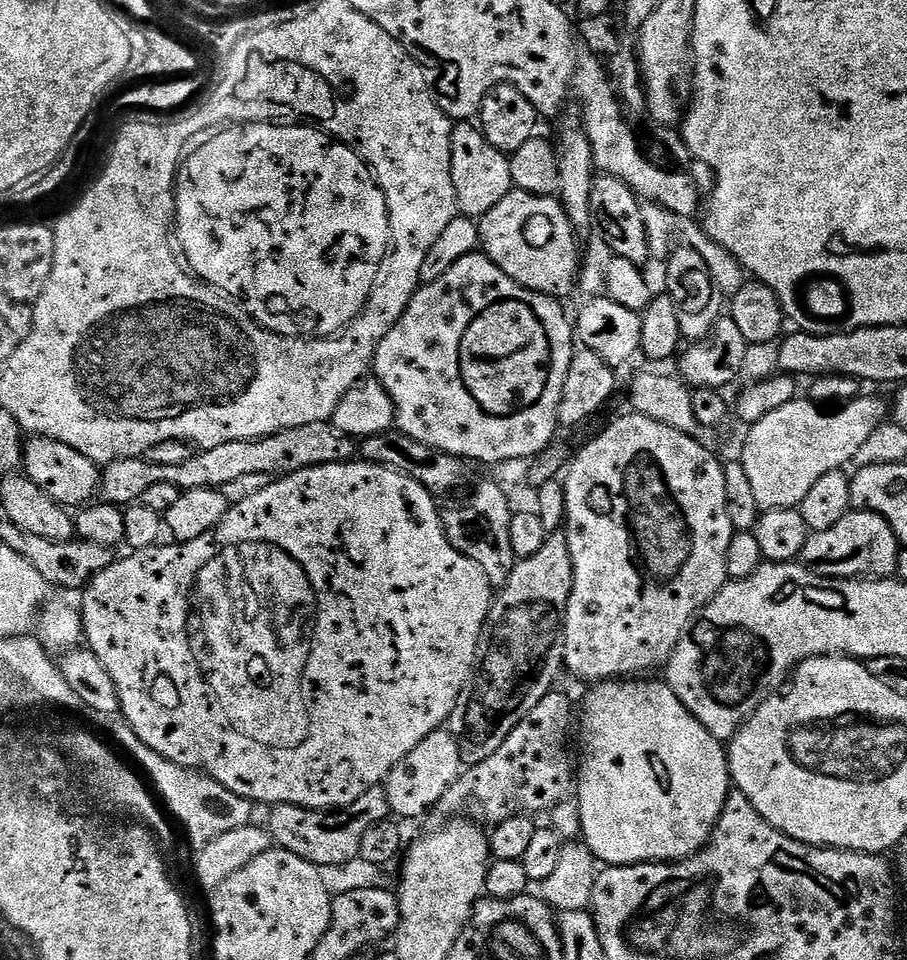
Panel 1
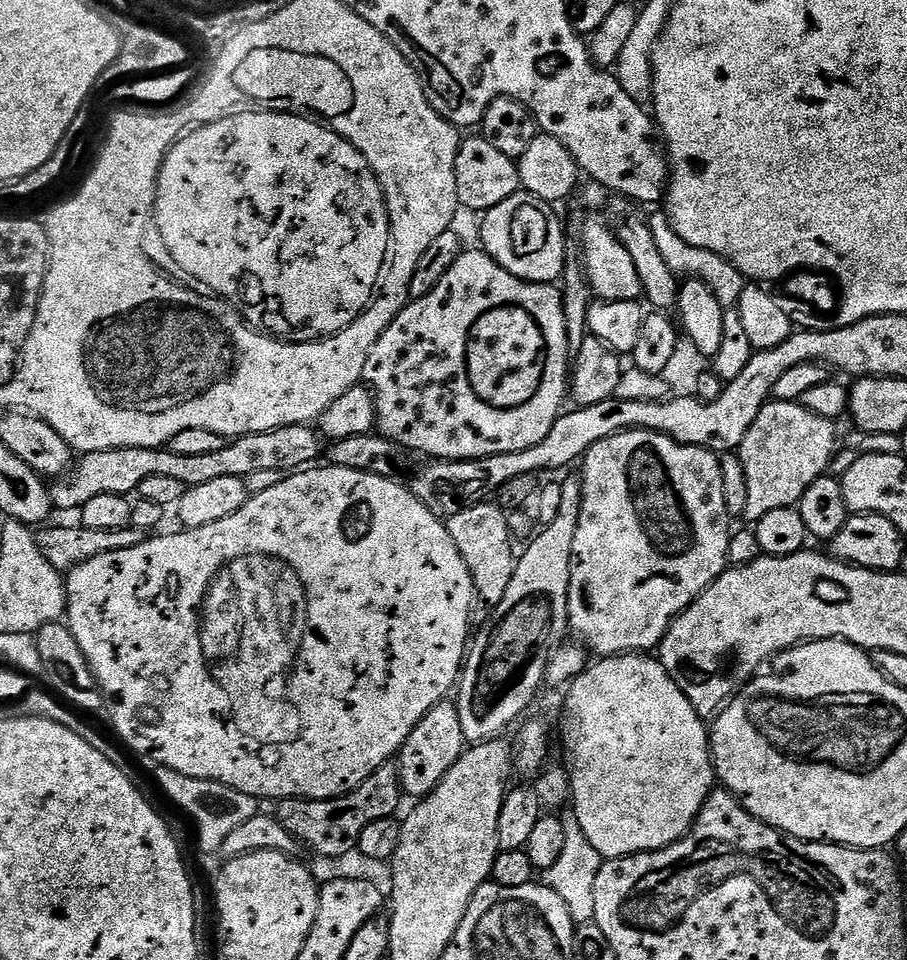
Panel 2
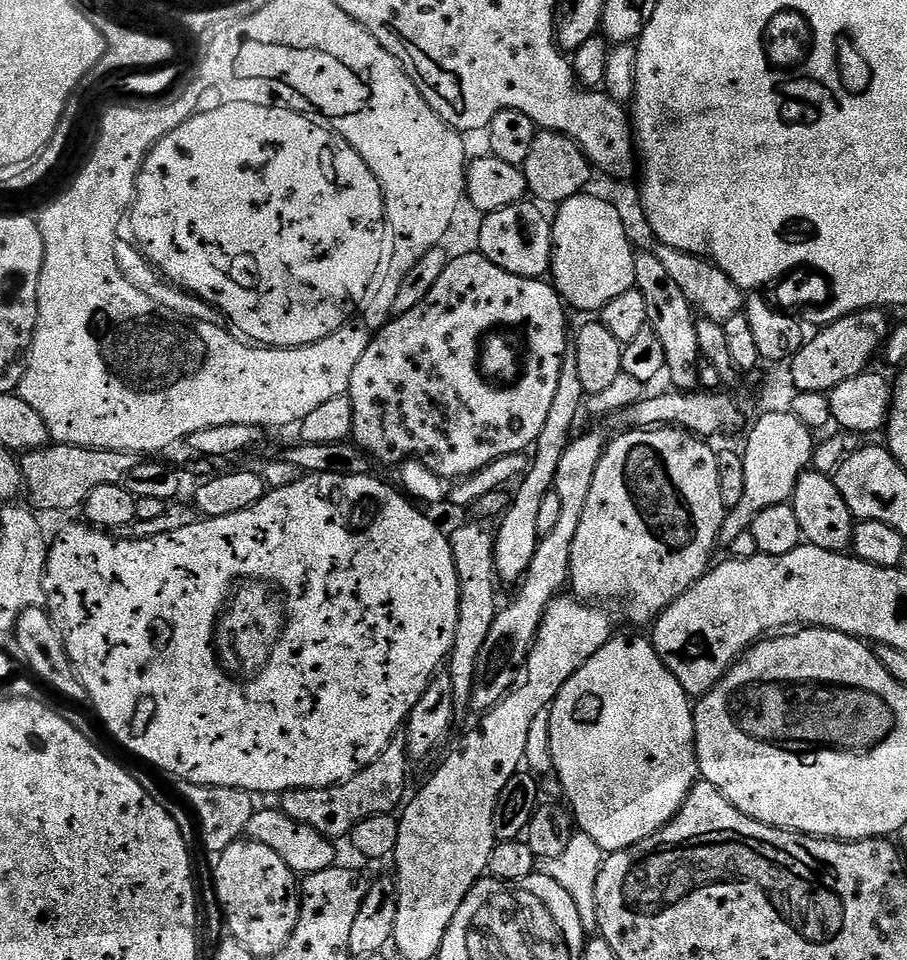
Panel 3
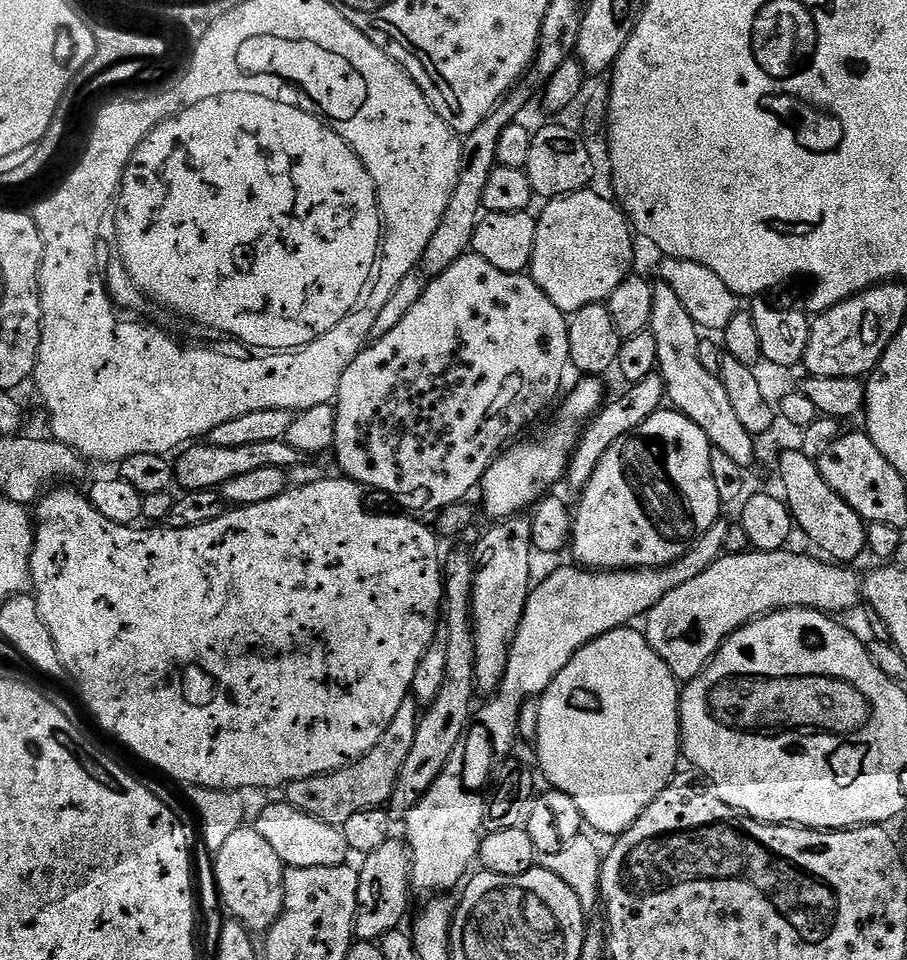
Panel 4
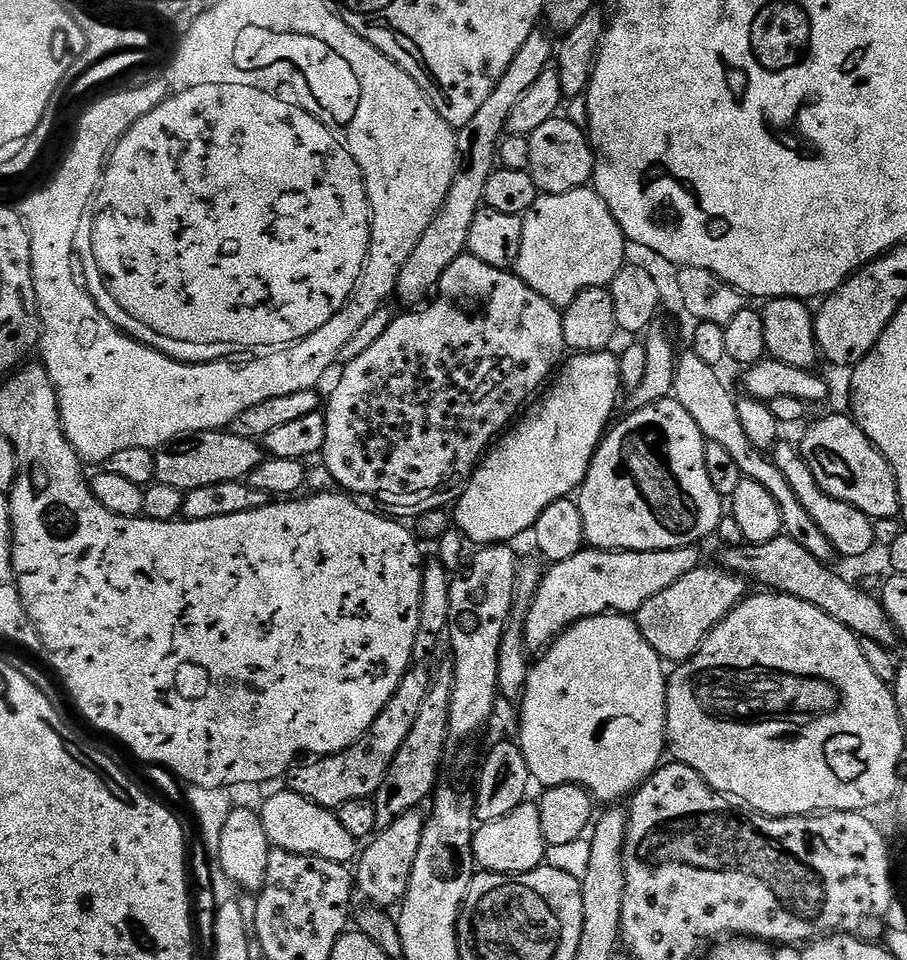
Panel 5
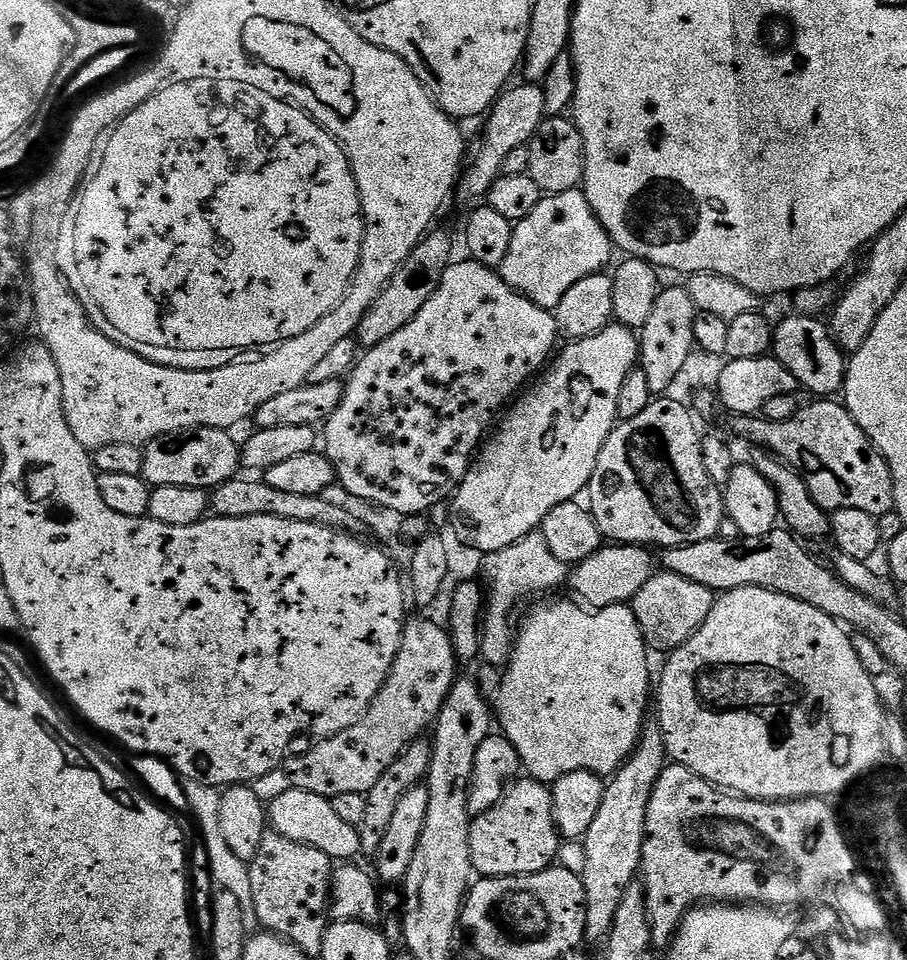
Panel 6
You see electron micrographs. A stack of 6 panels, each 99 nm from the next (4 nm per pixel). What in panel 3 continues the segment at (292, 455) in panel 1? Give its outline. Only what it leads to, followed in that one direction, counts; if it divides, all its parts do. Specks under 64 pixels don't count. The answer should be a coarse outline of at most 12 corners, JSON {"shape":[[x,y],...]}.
{"shape":[[49,443],[19,457],[37,513],[123,484],[135,452]]}

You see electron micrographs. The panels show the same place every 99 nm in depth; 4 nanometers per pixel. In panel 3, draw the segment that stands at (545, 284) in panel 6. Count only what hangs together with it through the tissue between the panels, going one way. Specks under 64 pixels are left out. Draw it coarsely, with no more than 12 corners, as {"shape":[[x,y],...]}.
{"shape":[[600,196],[564,200],[550,280],[599,313],[636,287],[636,252]]}

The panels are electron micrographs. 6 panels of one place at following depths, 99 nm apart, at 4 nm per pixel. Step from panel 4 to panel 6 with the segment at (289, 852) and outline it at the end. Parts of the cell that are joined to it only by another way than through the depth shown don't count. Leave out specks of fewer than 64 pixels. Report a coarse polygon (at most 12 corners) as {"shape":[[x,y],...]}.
{"shape":[[290,787],[267,805],[271,831],[334,862],[361,855],[359,827],[329,797]]}

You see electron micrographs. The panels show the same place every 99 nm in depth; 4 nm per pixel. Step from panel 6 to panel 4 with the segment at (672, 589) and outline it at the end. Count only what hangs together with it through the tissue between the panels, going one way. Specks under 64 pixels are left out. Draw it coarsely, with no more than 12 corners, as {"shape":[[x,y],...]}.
{"shape":[[793,550],[723,555],[648,611],[650,646],[693,680],[780,608],[840,614],[855,567]]}

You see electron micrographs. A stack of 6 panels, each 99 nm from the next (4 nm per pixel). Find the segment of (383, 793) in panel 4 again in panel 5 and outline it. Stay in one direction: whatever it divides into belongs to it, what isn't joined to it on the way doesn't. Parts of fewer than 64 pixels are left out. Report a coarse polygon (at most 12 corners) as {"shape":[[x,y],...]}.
{"shape":[[413,667],[360,741],[289,768],[333,810],[375,797],[433,683]]}

